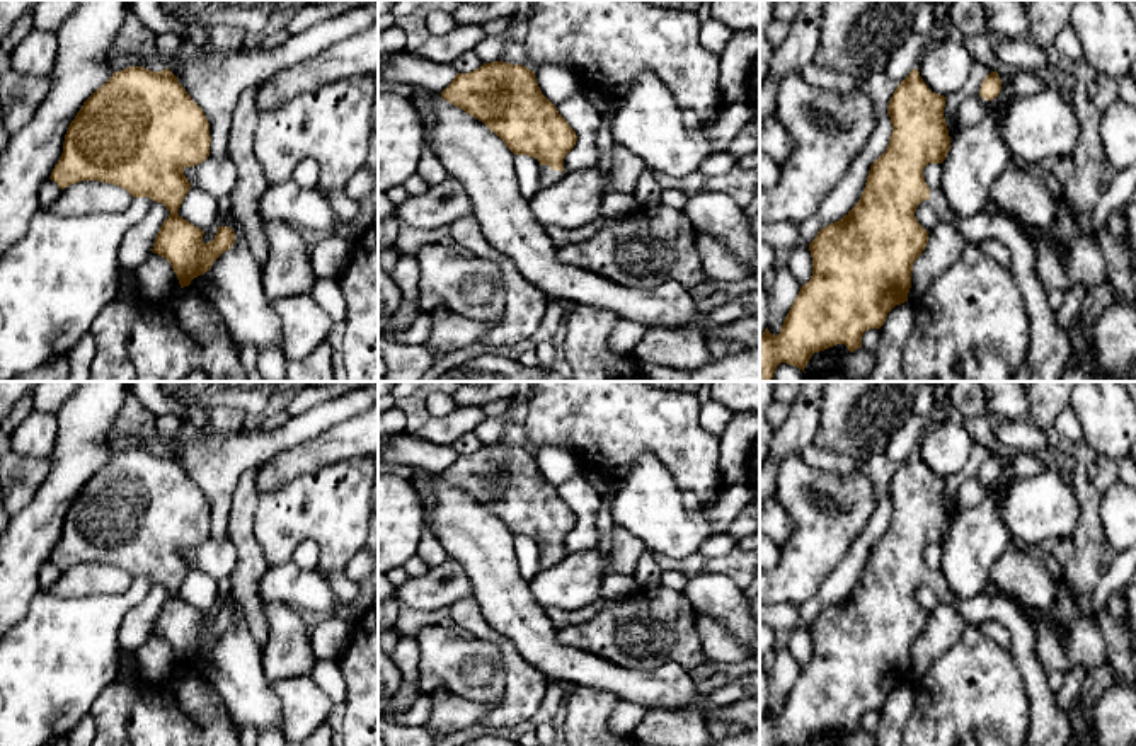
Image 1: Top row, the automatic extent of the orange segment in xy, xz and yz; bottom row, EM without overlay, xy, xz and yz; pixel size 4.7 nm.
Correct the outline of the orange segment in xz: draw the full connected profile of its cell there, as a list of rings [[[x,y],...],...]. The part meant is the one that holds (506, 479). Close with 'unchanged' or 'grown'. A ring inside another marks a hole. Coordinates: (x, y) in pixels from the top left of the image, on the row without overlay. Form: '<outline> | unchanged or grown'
[[[501,443],[484,445],[468,455],[456,455],[441,473],[450,485],[482,502],[514,537],[533,538],[540,548],[538,569],[548,569],[564,559],[564,540],[577,523],[576,513],[542,475],[535,453],[523,446]]] | grown

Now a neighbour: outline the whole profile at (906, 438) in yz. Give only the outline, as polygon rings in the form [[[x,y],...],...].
[[[911,414],[906,422],[891,436],[891,441],[886,448],[886,456],[901,465],[911,451],[918,450],[921,441],[921,433],[930,422],[930,417],[920,414]]]

